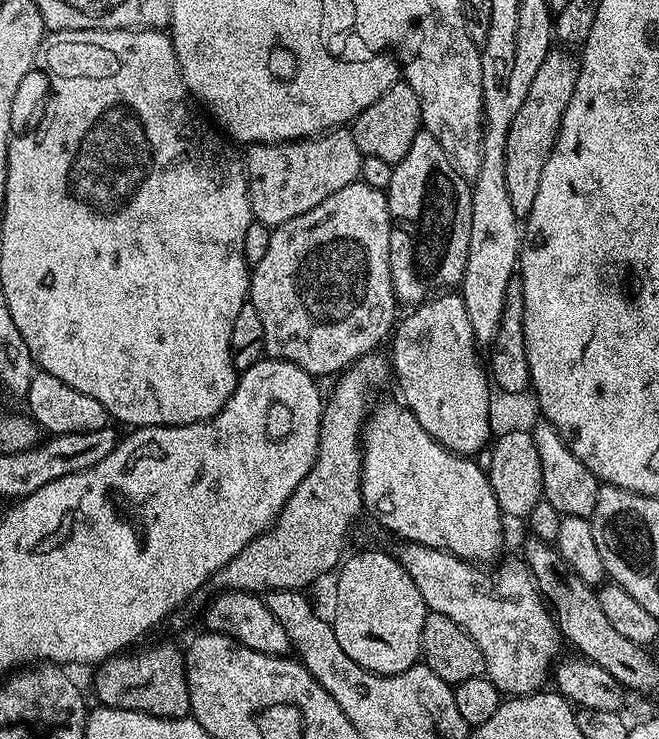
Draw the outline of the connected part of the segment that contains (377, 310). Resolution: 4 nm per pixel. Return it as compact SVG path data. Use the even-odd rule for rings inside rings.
M357 182L342 186L338 194L330 194L314 210L306 210L306 214L272 229L270 247L262 262L251 269L248 286L250 303L262 318L264 350L271 359L289 360L311 376L323 378L351 368L389 339L398 320L398 301L390 274L392 222L387 195Z

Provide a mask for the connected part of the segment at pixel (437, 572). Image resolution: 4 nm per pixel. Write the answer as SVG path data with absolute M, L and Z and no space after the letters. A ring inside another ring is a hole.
M409 542L401 543L399 546L401 547L400 552L398 551L400 564L406 570L406 574L414 578L414 586L418 586L428 611L446 614L450 622L462 626L462 630L466 630L466 634L474 638L486 662L486 675L494 682L494 686L501 694L507 694L512 698L528 696L531 692L541 691L547 685L544 684L547 680L549 683L550 673L561 655L559 654L560 644L562 645L560 626L543 595L536 588L532 571L528 569L523 559L508 560L501 568L493 567L491 569L493 572L488 573L483 567L437 548Z

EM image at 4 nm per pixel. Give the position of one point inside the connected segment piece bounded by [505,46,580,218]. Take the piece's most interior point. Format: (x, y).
(534, 130)

